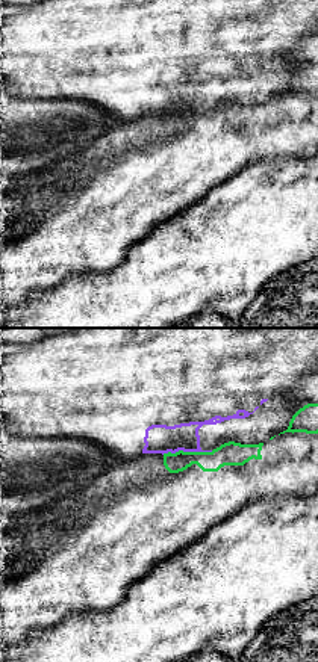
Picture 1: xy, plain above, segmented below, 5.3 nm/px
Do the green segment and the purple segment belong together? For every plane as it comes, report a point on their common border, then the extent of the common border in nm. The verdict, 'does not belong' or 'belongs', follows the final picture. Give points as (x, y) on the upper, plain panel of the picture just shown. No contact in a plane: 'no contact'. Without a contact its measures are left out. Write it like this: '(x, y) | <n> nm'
(187, 114) | 280 nm

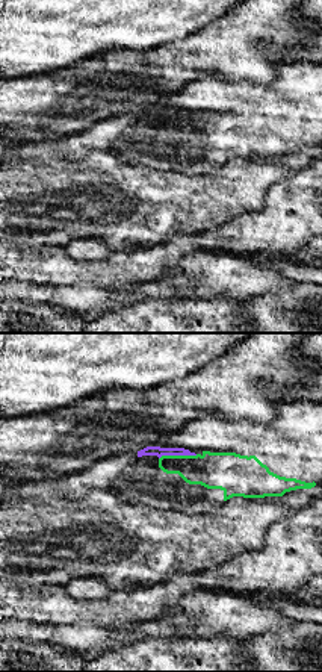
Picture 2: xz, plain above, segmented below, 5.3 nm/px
(177, 117) | 200 nm

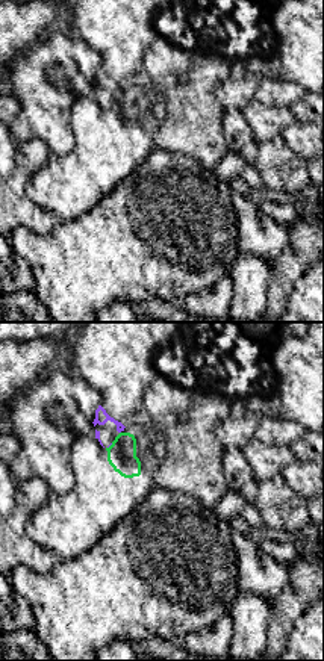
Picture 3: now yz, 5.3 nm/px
(109, 108) | 40 nm

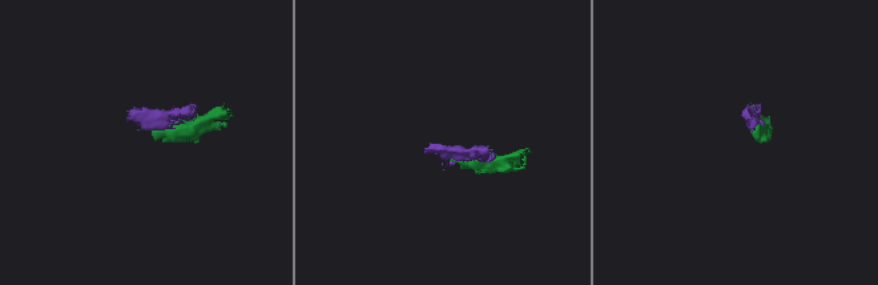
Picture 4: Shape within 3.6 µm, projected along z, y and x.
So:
does not belong

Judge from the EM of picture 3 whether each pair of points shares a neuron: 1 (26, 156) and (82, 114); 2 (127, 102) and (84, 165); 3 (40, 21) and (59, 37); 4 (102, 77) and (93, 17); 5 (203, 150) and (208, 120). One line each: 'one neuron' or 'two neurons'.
1: two neurons
2: one neuron
3: two neurons
4: one neuron
5: one neuron

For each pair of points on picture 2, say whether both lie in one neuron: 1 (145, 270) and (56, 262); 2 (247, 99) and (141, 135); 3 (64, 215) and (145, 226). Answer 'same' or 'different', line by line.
1: same
2: same
3: same

